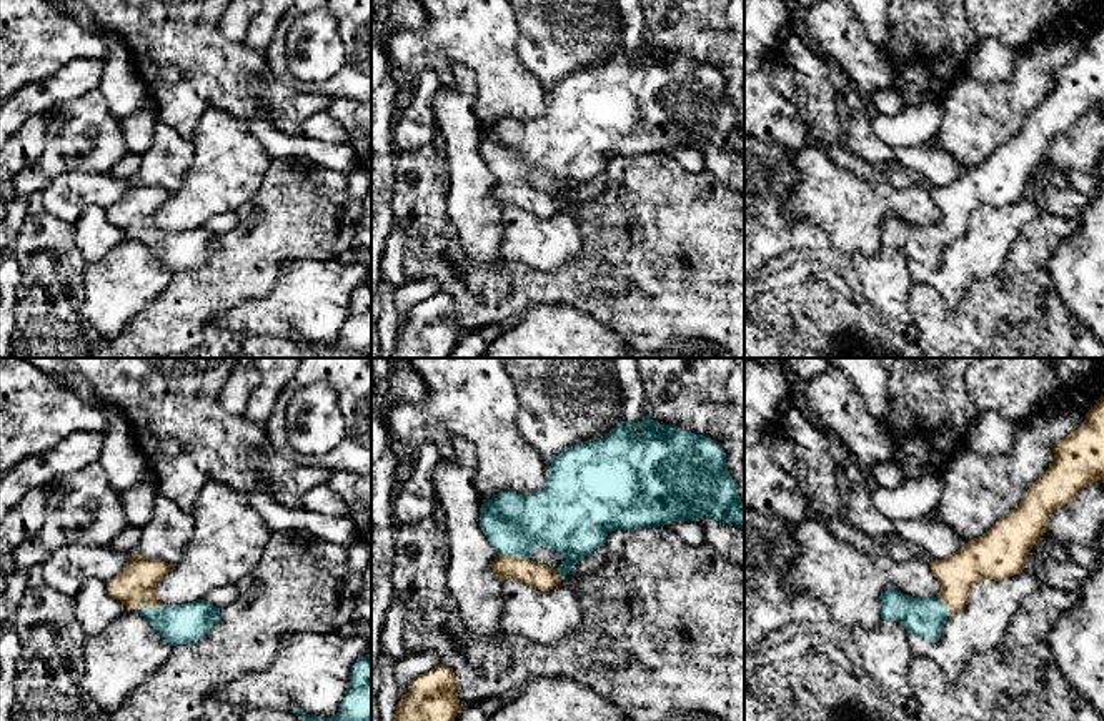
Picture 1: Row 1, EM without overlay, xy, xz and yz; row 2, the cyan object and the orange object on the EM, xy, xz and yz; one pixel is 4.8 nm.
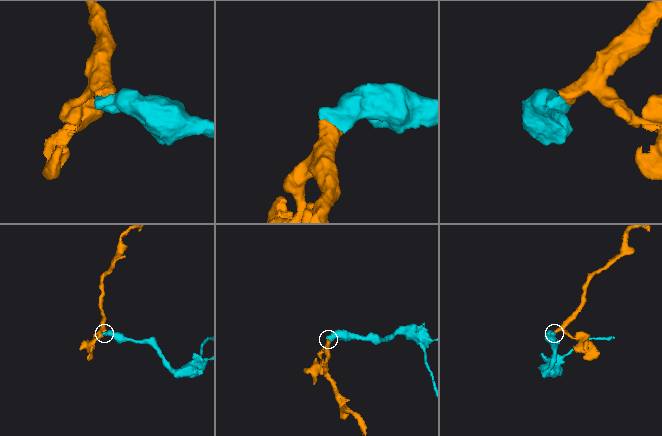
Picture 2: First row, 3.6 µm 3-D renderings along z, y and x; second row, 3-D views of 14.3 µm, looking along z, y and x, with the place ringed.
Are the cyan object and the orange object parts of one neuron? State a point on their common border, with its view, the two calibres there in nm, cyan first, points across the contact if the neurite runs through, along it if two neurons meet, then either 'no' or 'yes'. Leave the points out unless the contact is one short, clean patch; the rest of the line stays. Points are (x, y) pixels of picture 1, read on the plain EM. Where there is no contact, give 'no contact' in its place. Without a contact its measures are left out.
xz (513, 182) | 300/120 nm | across xz (513, 150), (513, 182), (532, 200), (540, 203) | yes

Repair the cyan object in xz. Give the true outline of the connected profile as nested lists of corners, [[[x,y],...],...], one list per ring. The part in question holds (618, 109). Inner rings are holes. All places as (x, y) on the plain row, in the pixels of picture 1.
[[[646,42],[638,52],[629,52],[621,47],[604,63],[596,65],[596,67],[581,68],[561,78],[556,85],[551,87],[551,93],[546,103],[546,112],[543,117],[531,118],[531,120],[501,118],[495,122],[491,127],[483,127],[481,140],[480,140],[480,155],[488,165],[488,168],[498,178],[498,183],[493,188],[491,196],[498,203],[500,208],[515,205],[536,216],[550,218],[554,213],[561,211],[563,205],[574,195],[574,191],[581,185],[589,183],[596,175],[603,173],[606,170],[606,163],[611,158],[633,157],[633,155],[656,155],[656,153],[664,153],[669,148],[698,148],[699,143],[709,143],[716,148],[734,150],[734,152],[744,153],[744,130],[741,128],[741,123],[736,117],[736,108],[728,100],[724,75],[716,67],[686,58],[684,55],[679,55],[674,52],[659,53],[649,42]],[[540,172],[553,177],[556,181],[564,183],[566,188],[558,191],[556,196],[546,191],[535,190],[531,186],[531,177]]]

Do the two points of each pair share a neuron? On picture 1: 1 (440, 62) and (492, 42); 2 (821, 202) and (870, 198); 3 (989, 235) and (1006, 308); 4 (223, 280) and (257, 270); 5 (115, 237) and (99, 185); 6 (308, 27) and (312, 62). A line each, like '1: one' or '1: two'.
1: one
2: one
3: two
4: one
5: two
6: one

